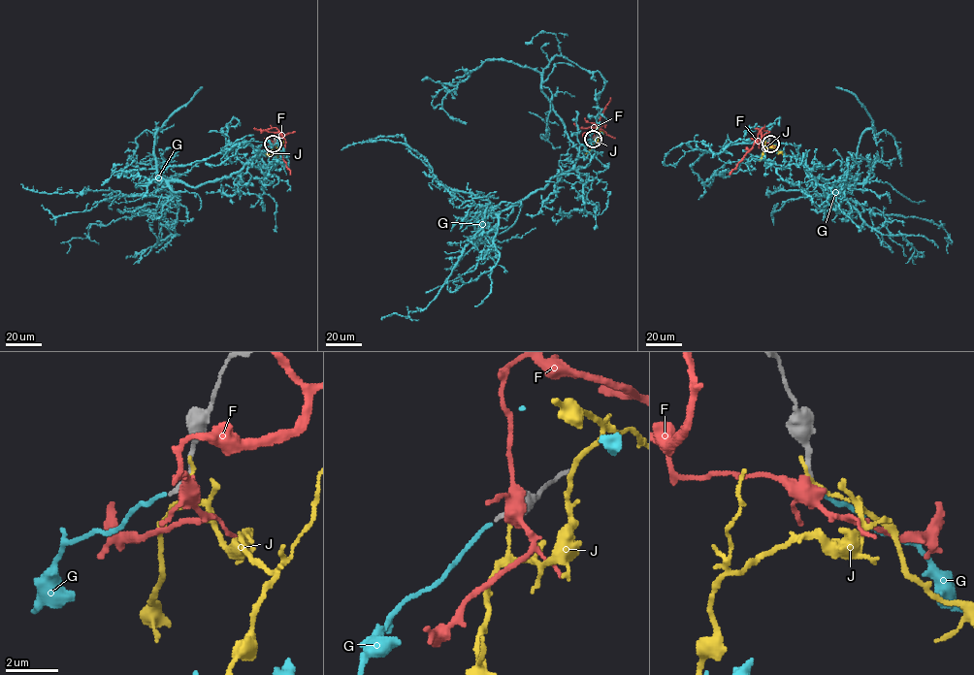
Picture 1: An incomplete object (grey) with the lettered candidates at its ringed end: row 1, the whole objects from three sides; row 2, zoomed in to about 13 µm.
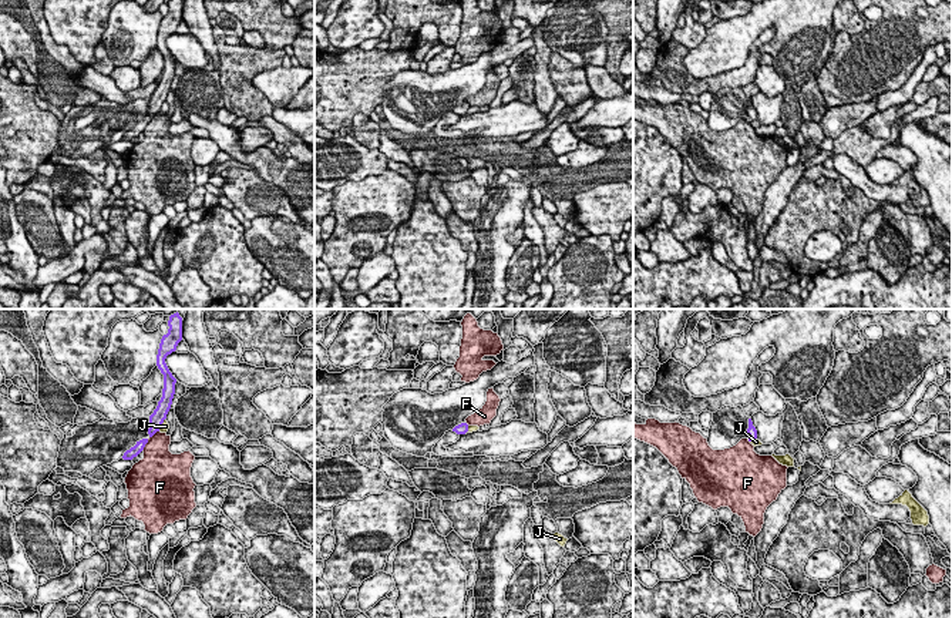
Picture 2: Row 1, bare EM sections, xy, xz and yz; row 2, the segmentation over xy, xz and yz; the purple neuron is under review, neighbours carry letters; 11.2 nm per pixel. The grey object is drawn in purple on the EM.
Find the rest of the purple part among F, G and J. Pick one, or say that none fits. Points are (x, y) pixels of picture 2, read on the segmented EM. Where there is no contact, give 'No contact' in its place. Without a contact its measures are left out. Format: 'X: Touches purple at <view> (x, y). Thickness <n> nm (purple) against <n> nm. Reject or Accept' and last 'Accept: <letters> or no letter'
F: Touches purple at xy (147, 440). Thickness 120 nm (purple) against 320 nm. Reject
G: No contact. Accept
J: Touches purple at xy (161, 425). Thickness 160 nm (purple) against 90 nm. Reject
Accept: G

